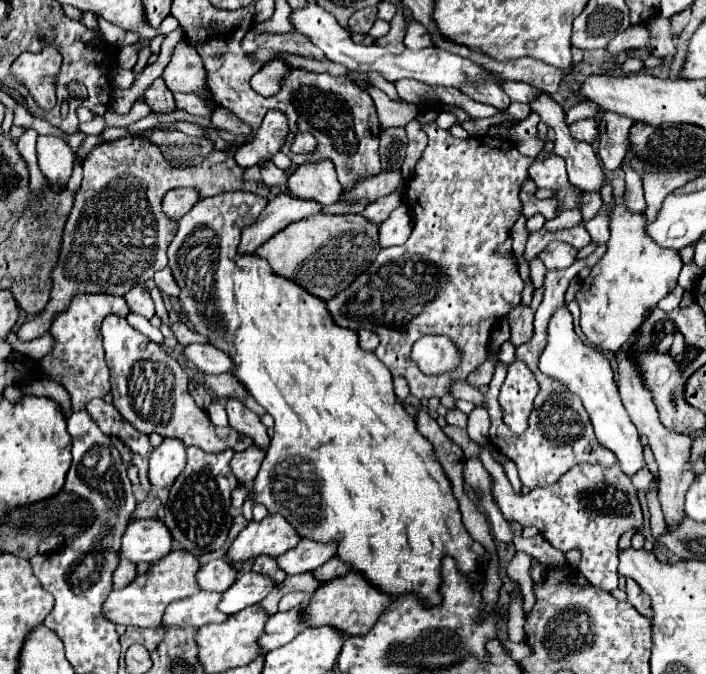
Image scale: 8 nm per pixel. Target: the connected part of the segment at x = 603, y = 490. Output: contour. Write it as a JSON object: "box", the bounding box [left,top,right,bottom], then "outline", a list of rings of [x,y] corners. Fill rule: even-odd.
{"box":[481,443,643,591],"outline":[[[489,443],[483,445],[483,453],[481,453],[481,461],[485,465],[485,469],[491,473],[493,477],[493,491],[495,491],[495,499],[499,503],[501,513],[505,515],[507,521],[517,521],[523,527],[533,525],[541,531],[541,535],[559,551],[567,553],[571,549],[579,549],[583,555],[583,563],[581,563],[581,575],[597,589],[601,591],[615,591],[619,584],[618,574],[618,543],[619,539],[627,533],[627,531],[635,531],[635,533],[643,533],[643,515],[641,515],[641,507],[639,507],[639,499],[637,499],[637,489],[631,485],[629,477],[617,469],[617,467],[599,467],[599,465],[575,465],[571,471],[567,471],[557,483],[541,487],[541,489],[533,489],[527,495],[517,495],[503,471],[503,467],[491,457],[489,453]]]}

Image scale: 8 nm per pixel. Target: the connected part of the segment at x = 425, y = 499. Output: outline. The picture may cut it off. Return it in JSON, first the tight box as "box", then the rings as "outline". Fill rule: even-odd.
{"box":[167,191,485,605],"outline":[[[227,191],[227,193],[219,193],[215,197],[201,197],[193,205],[193,209],[179,219],[179,231],[167,249],[169,269],[173,271],[173,277],[181,289],[179,303],[187,313],[187,321],[193,323],[193,329],[199,335],[207,337],[209,345],[217,347],[219,351],[225,351],[231,357],[231,361],[233,361],[231,373],[243,383],[243,387],[249,391],[249,395],[275,419],[275,433],[271,437],[271,445],[267,449],[265,461],[257,473],[255,485],[251,489],[251,497],[255,503],[267,505],[269,513],[281,513],[285,519],[291,519],[291,523],[295,525],[295,529],[299,531],[301,537],[315,539],[315,541],[333,541],[335,539],[339,543],[337,557],[351,563],[353,569],[359,569],[371,583],[375,583],[385,593],[403,595],[403,593],[413,591],[419,597],[425,597],[427,605],[435,605],[435,603],[439,603],[437,589],[441,583],[441,573],[439,573],[441,557],[445,557],[445,555],[455,557],[457,567],[463,573],[467,573],[471,579],[475,579],[479,565],[483,561],[483,555],[485,555],[485,547],[481,543],[477,543],[475,539],[471,539],[471,535],[465,531],[465,527],[461,523],[461,511],[457,507],[457,499],[453,497],[451,483],[449,483],[447,475],[443,473],[441,463],[433,455],[433,445],[421,433],[417,433],[413,417],[395,399],[391,371],[387,367],[383,367],[383,363],[375,357],[375,353],[359,347],[359,337],[355,331],[341,327],[333,321],[331,313],[327,311],[327,303],[323,299],[311,295],[297,283],[273,273],[269,263],[263,257],[259,257],[255,253],[245,253],[245,255],[239,253],[239,241],[241,241],[243,227],[247,227],[247,223],[253,223],[253,219],[263,211],[265,205],[267,205],[267,199],[263,199],[255,193],[249,193],[249,191]],[[241,203],[249,205],[247,219],[243,219],[239,215]]]}

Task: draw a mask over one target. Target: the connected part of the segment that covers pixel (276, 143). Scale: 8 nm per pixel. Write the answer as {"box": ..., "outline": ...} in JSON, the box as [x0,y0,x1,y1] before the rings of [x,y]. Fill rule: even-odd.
{"box":[235,109,289,167],"outline":[[[279,109],[267,111],[255,137],[249,143],[237,147],[235,161],[241,167],[251,167],[251,165],[269,161],[275,153],[281,151],[283,143],[287,141],[287,125],[289,121],[285,113],[281,113]]]}

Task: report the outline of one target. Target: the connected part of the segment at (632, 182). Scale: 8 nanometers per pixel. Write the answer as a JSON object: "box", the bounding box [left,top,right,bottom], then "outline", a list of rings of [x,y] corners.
{"box":[623,165,647,215],"outline":[[[627,165],[623,167],[623,171],[625,171],[625,181],[627,181],[627,189],[625,189],[623,201],[629,207],[629,211],[643,215],[645,209],[647,209],[647,203],[645,203],[645,197],[643,197],[641,177],[631,167],[627,167]]]}

